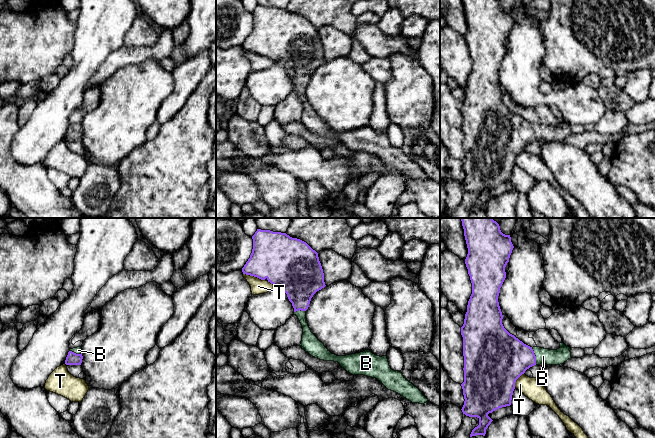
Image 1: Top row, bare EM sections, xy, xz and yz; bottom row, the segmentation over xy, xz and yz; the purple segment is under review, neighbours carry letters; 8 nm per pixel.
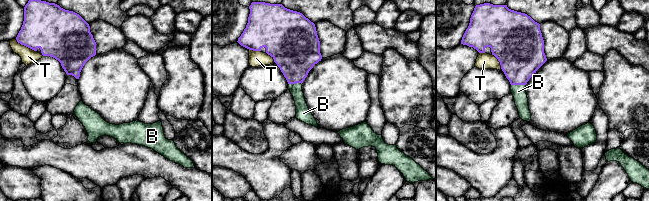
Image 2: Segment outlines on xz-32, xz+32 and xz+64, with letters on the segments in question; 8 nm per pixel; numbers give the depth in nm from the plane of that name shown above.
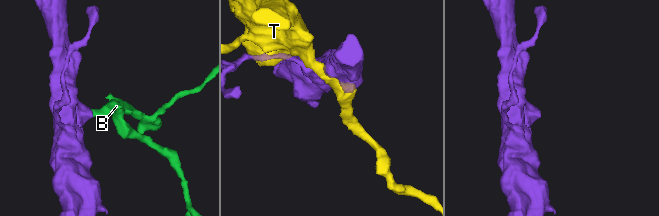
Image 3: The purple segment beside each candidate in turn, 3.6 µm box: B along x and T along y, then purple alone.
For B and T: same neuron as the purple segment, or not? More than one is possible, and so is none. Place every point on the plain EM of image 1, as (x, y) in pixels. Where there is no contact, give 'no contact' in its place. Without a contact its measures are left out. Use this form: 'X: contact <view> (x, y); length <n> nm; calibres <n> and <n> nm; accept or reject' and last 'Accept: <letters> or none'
B: contact yz (535, 132); length 140 nm; calibres 380 and 130 nm; accept
T: contact xz (254, 52); length 190 nm; calibres 380 and 120 nm; reject
Accept: B

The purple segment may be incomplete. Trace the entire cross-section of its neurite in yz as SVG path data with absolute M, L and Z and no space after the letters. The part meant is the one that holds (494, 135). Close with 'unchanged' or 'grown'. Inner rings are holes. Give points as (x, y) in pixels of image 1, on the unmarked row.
M462 0L468 24L465 40L472 59L472 70L468 77L463 113L464 171L462 188L469 193L477 193L479 201L470 213L486 210L493 197L488 190L510 182L516 156L534 141L560 141L571 134L571 124L560 119L557 126L530 123L510 110L503 102L503 91L499 82L500 64L506 54L505 43L514 24L510 11L501 8L499 0Z; grown

